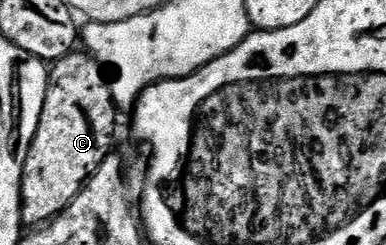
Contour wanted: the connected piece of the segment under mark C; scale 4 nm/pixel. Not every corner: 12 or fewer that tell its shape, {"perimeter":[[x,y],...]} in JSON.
{"perimeter":[[86,50],[54,60],[23,166],[42,227],[112,154],[117,108]]}

